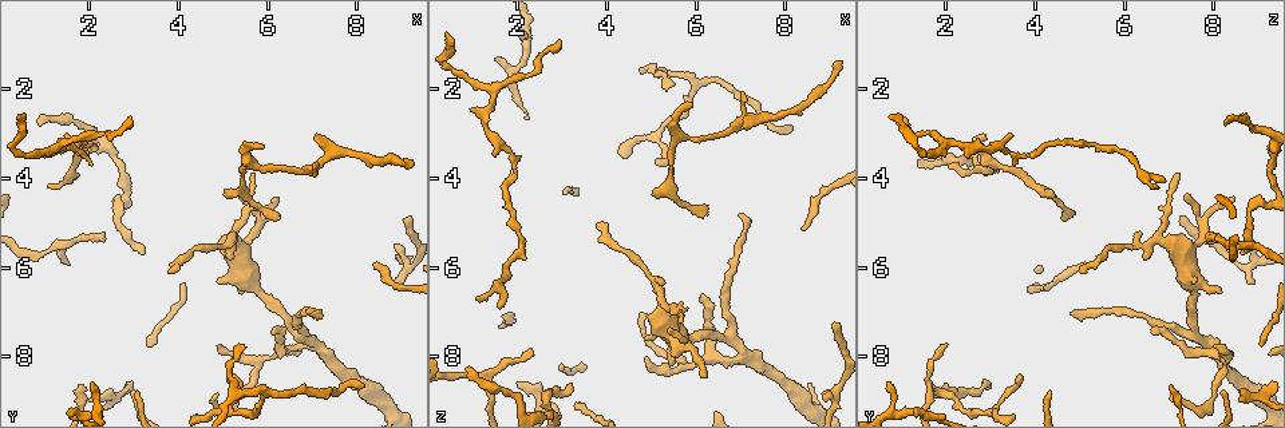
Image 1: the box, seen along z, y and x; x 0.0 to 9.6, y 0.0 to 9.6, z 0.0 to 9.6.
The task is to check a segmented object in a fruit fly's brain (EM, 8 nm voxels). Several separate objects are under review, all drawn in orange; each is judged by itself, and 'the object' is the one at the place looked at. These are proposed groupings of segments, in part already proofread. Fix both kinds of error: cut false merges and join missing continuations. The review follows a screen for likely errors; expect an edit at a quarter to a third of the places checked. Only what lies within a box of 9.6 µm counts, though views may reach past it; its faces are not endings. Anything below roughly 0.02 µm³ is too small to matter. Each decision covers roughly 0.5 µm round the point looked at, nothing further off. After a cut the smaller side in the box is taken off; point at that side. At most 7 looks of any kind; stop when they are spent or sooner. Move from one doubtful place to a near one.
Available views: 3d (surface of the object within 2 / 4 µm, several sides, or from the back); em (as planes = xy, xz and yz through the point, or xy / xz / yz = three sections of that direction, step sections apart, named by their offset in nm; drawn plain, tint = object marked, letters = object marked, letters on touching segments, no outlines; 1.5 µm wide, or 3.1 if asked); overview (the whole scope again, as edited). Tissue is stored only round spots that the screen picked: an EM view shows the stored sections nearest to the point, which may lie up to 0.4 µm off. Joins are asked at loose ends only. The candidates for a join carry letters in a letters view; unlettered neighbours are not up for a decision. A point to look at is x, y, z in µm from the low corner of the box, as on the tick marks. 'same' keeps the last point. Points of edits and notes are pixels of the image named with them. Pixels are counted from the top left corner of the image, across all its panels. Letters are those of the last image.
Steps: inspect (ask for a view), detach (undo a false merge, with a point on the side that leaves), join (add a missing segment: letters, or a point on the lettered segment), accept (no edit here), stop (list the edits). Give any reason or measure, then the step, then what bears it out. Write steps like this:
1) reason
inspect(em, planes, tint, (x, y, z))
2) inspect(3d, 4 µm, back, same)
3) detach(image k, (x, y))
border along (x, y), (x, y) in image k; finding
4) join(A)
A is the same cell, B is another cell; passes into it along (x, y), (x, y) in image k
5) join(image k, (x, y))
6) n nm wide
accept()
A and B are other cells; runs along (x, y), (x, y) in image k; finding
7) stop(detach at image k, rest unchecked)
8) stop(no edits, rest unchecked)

thin end
inspect(em, planes, letters, (2.05, 8.55, 0.65))

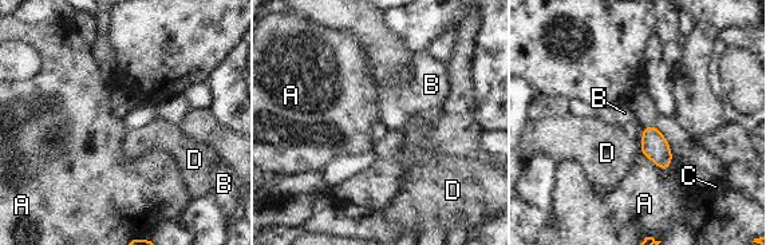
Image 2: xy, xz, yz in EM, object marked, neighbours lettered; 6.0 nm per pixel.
accept()
A, B, C and D are other cells; border along (640, 151), (659, 170) in image 2; none of them fits

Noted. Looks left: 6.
tapers out
inspect(em, xz, step 8, tint, (5.35, 7.70, 2.05))

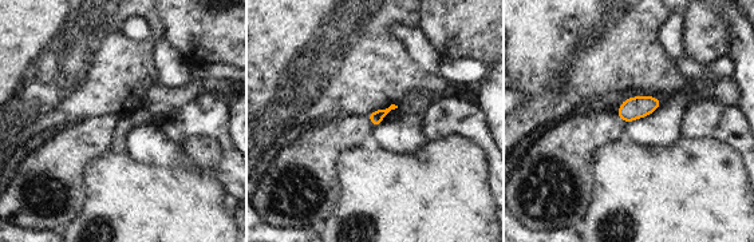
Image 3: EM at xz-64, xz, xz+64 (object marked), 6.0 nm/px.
cut it another way
inspect(em, planes, tint, same)

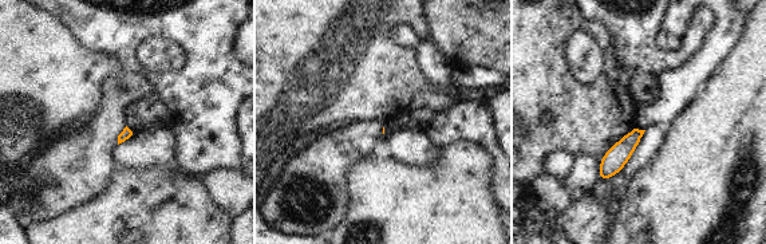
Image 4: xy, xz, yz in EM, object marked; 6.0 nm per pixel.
see the neighbours
inspect(em, planes, letters, same)

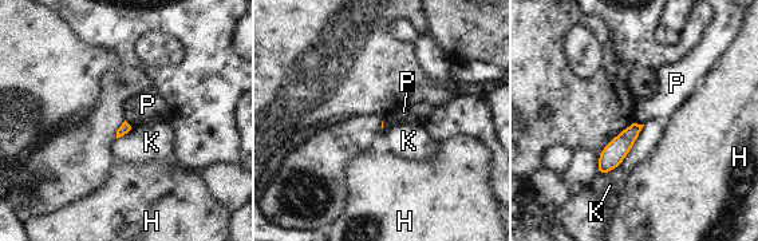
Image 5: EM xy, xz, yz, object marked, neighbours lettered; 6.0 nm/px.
accept()
H, K and P are other cells; border along (634, 122), (643, 125) in image 5; no lettered segment goes on from it

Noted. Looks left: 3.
thin end
inspect(3d, 4 µm, (6.20, 4.90, 4.55))

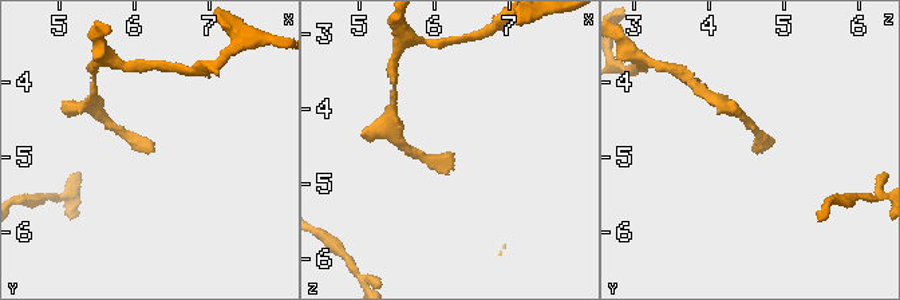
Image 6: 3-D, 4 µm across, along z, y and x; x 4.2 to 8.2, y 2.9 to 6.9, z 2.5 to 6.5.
inspect(em, yz, step 4, tint, (6.20, 4.90, 4.60))

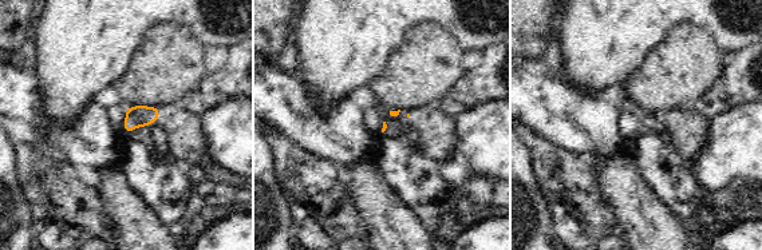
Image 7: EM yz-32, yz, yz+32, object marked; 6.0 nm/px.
inspect(em, planes, letters, same)

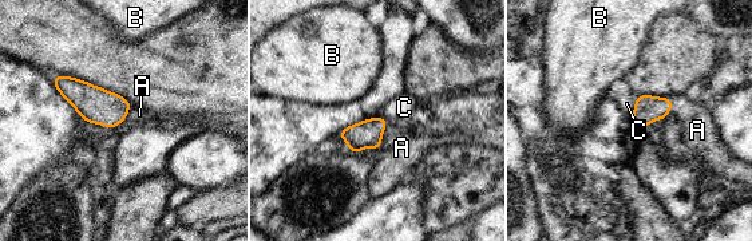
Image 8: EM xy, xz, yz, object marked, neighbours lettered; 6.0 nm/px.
join(A)
A is the same cell, B and C are other cells; it goes on there

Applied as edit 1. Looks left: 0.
stop(join at image 8, rest unchecked)

